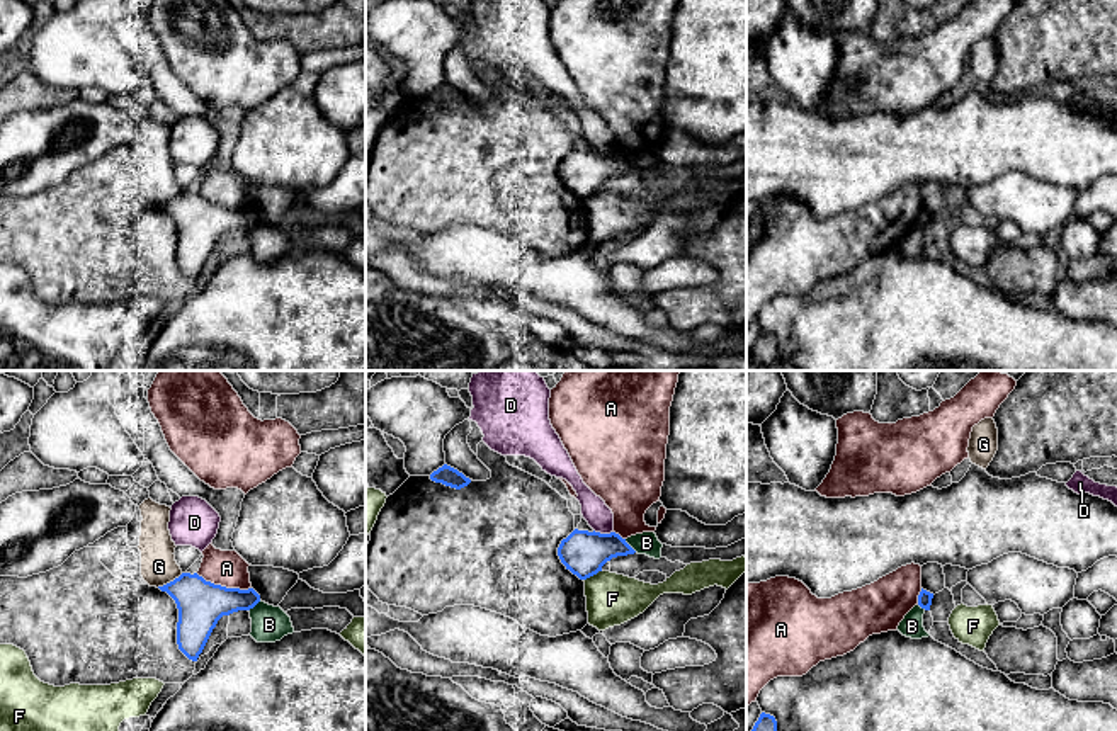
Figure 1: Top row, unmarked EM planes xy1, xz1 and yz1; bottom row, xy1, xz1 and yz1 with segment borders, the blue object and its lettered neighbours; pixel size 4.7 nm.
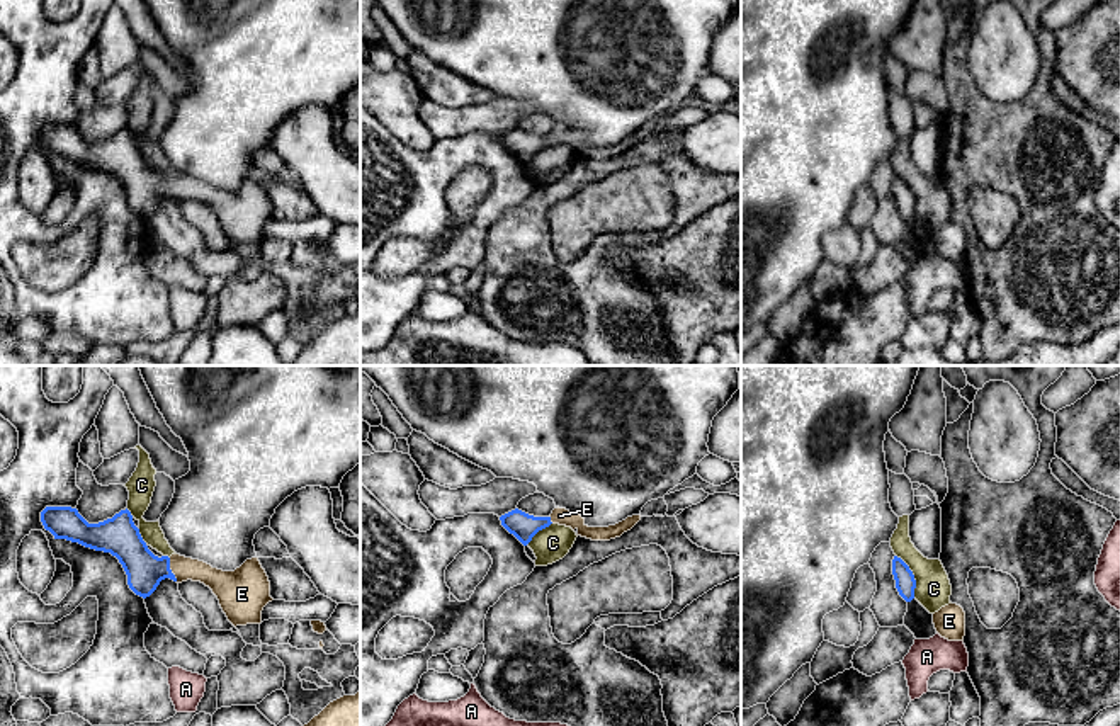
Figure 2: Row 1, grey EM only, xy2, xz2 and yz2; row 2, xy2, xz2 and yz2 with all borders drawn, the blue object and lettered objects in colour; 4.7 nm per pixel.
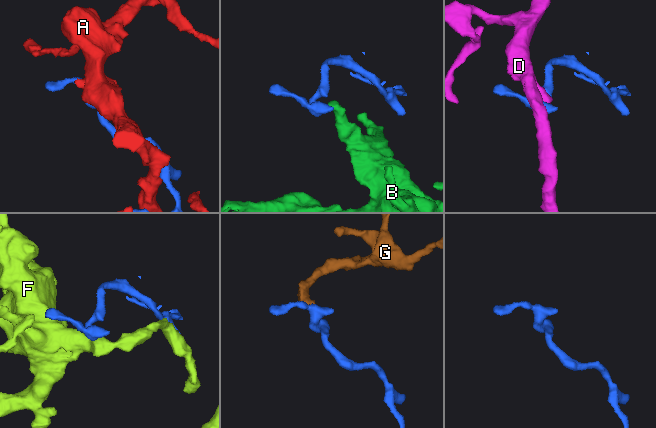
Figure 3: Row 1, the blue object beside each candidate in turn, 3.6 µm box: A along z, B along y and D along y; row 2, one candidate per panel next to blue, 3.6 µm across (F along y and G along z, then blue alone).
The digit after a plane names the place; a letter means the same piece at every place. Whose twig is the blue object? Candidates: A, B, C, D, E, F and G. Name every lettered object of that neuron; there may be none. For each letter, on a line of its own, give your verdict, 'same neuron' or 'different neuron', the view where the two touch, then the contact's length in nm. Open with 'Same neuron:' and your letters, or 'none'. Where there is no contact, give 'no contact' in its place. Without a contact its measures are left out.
Same neuron: E
A: different neuron | xy1 | 280 nm
B: different neuron | xz1 | 90 nm
C: different neuron | yz2 | 220 nm
D: different neuron | xz1 | 100 nm
E: same neuron | xy2 | 120 nm
F: different neuron | xz1 | 100 nm
G: different neuron | xy1 | 140 nm

